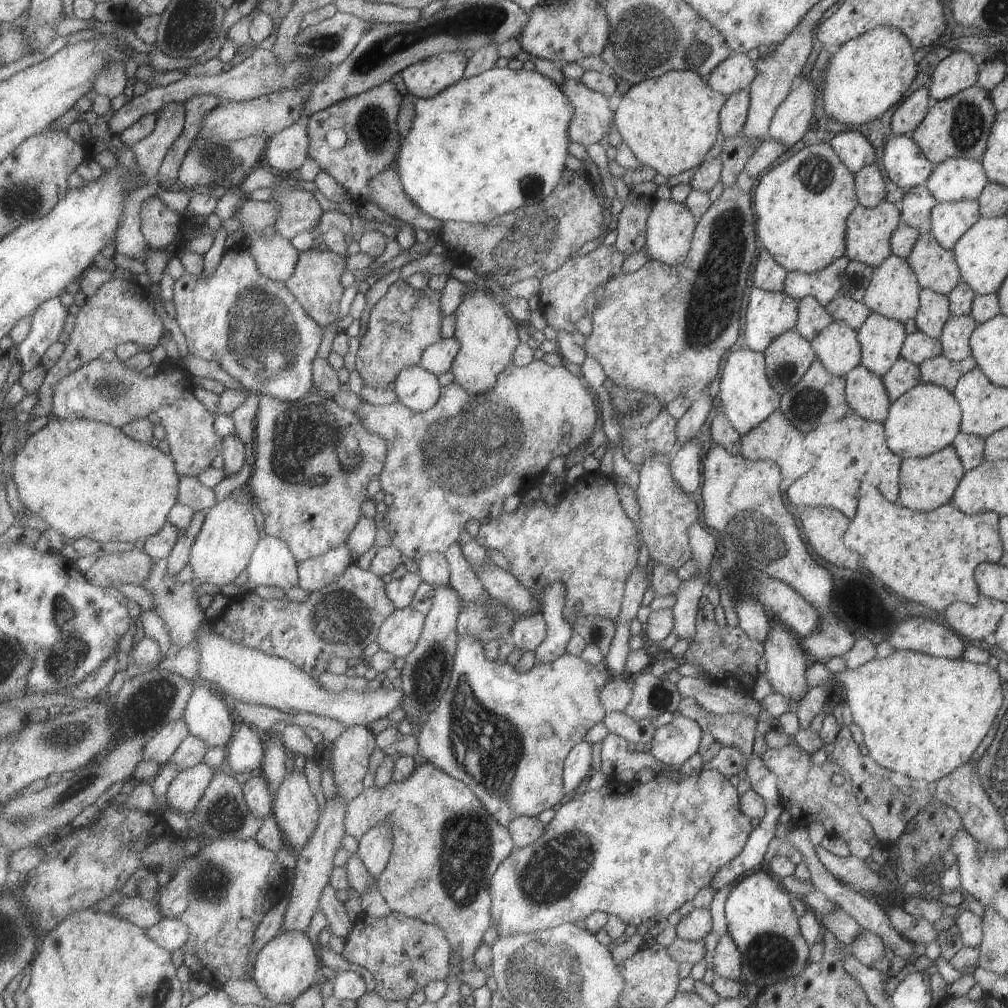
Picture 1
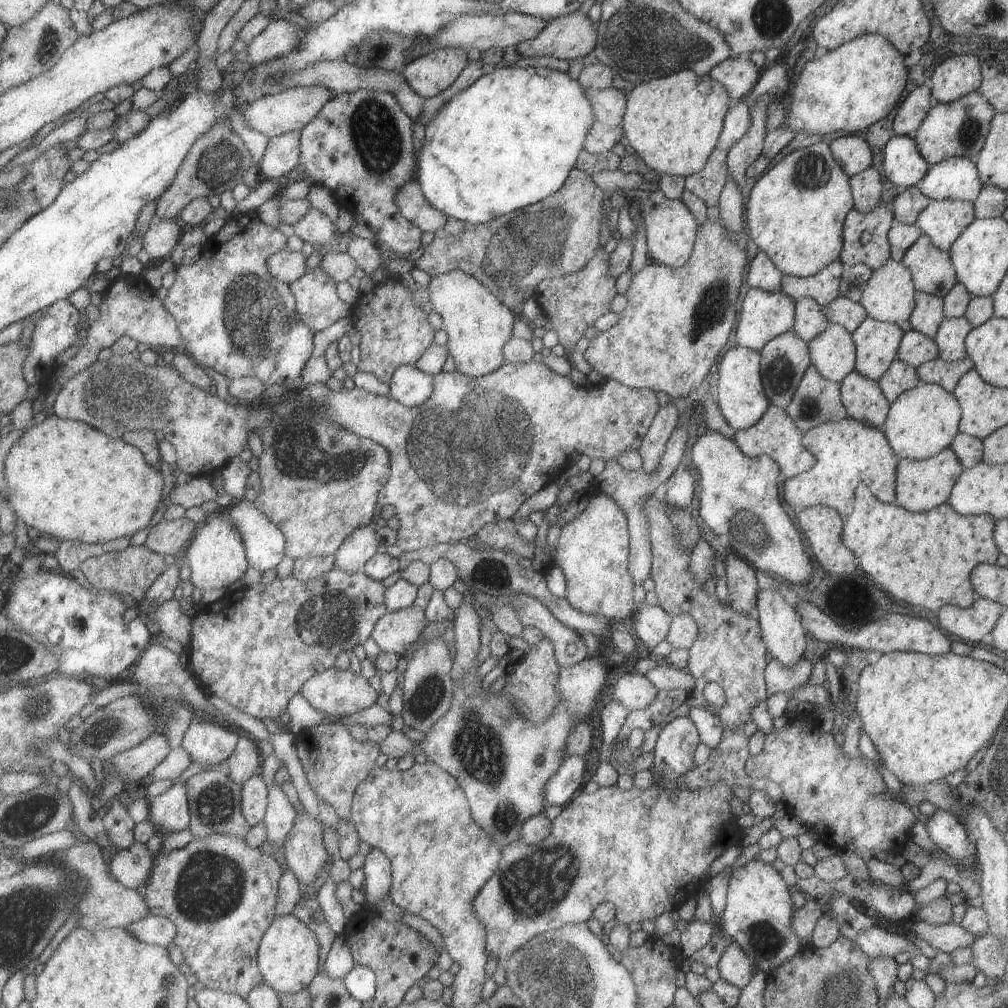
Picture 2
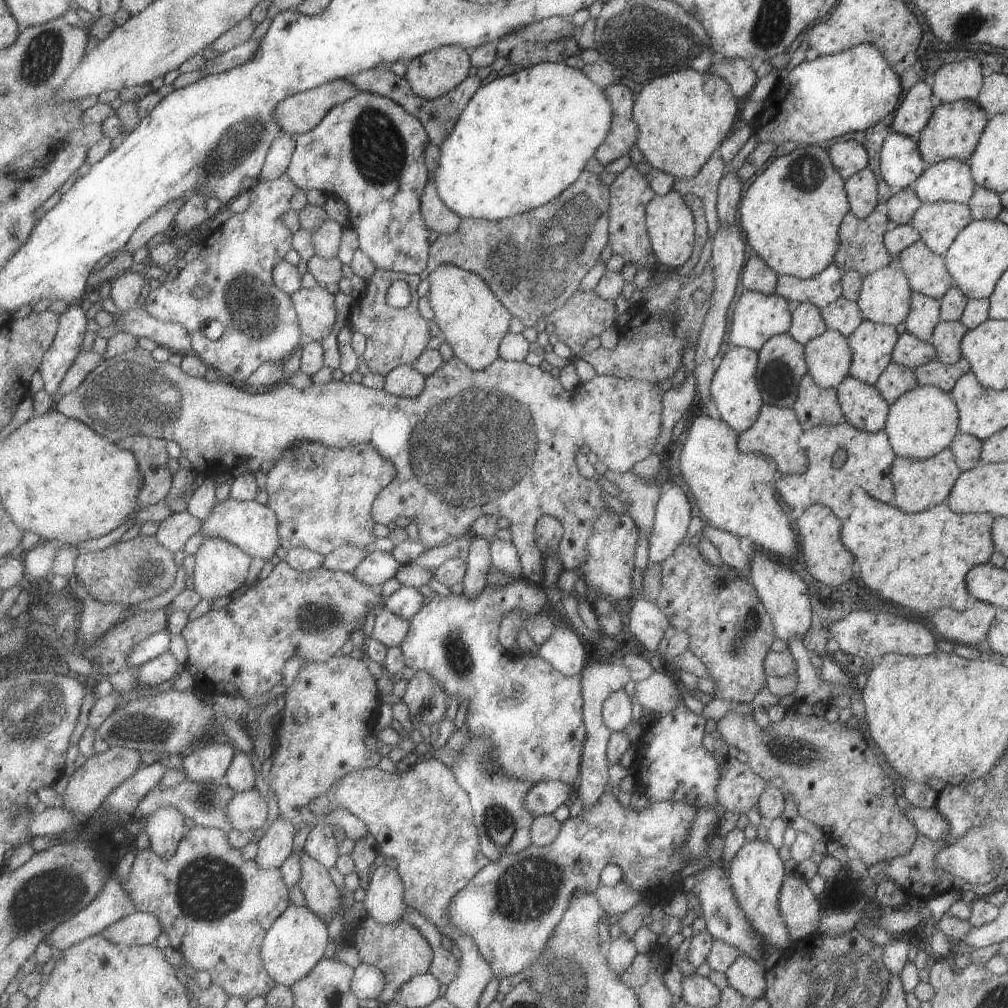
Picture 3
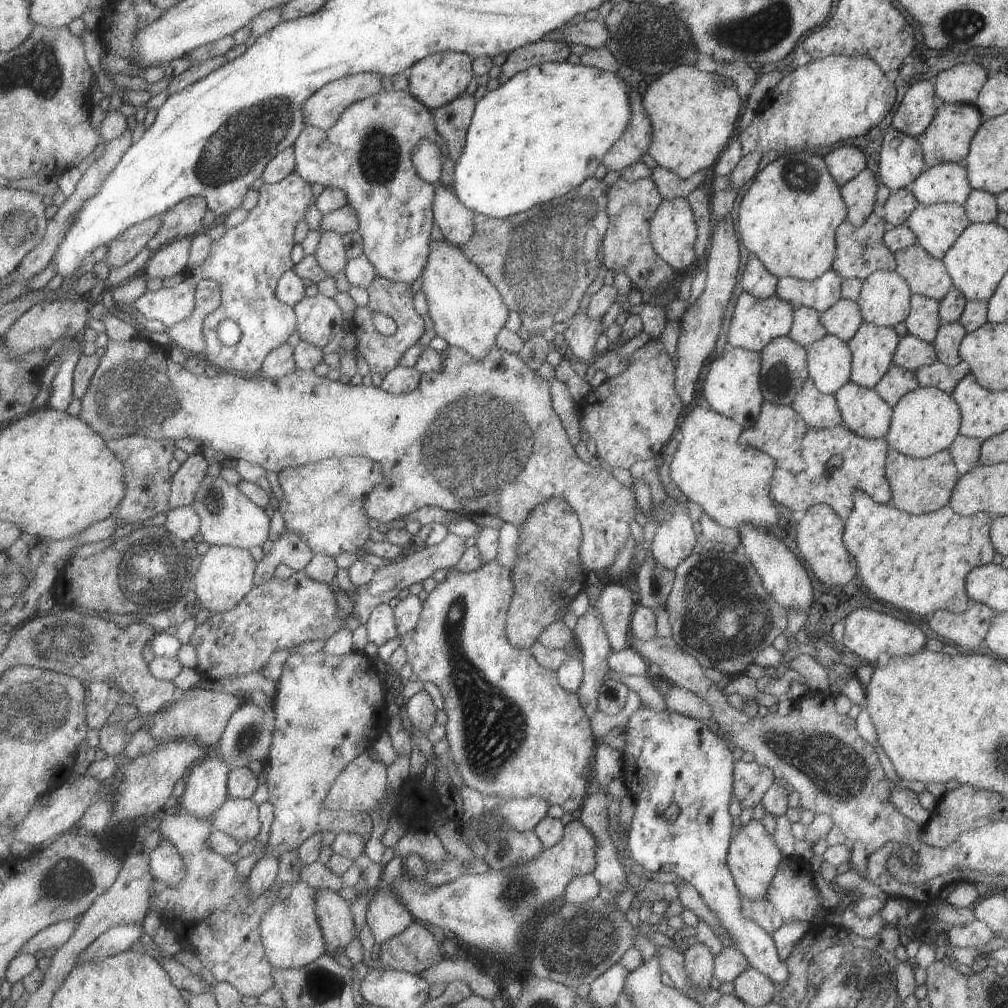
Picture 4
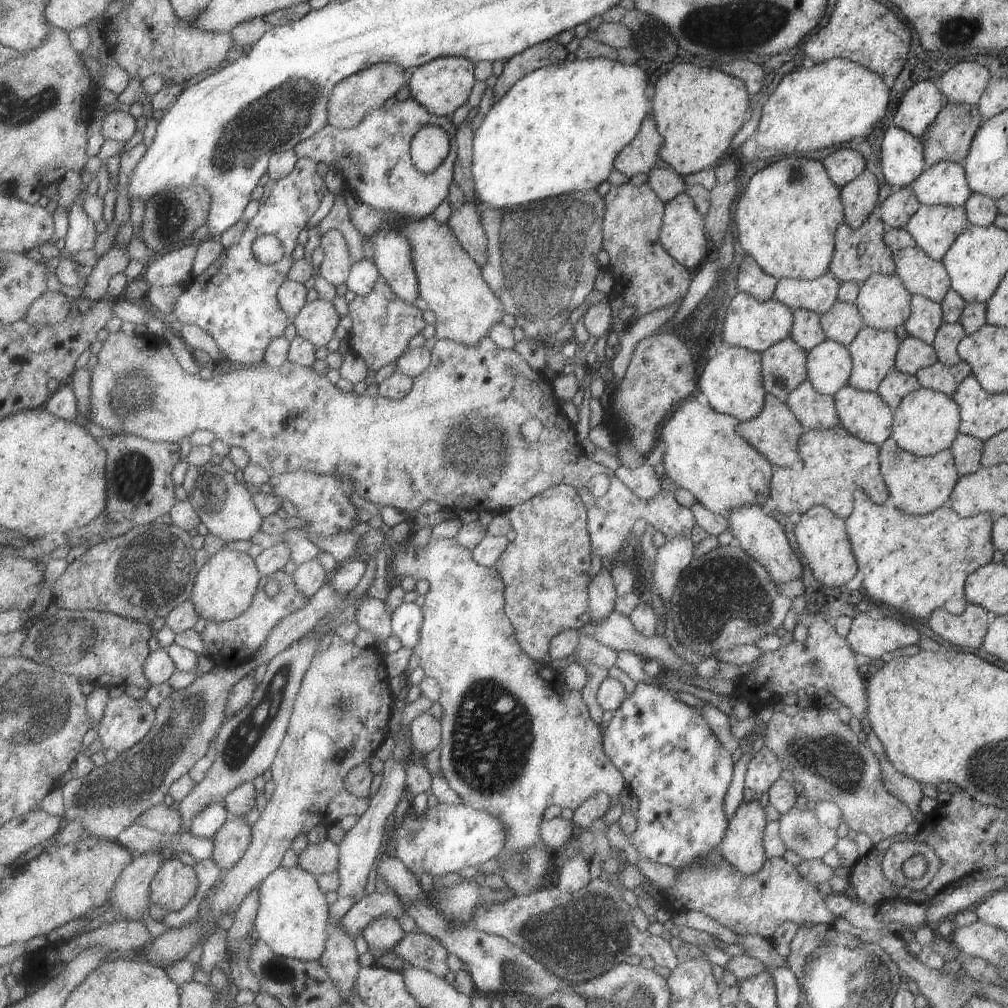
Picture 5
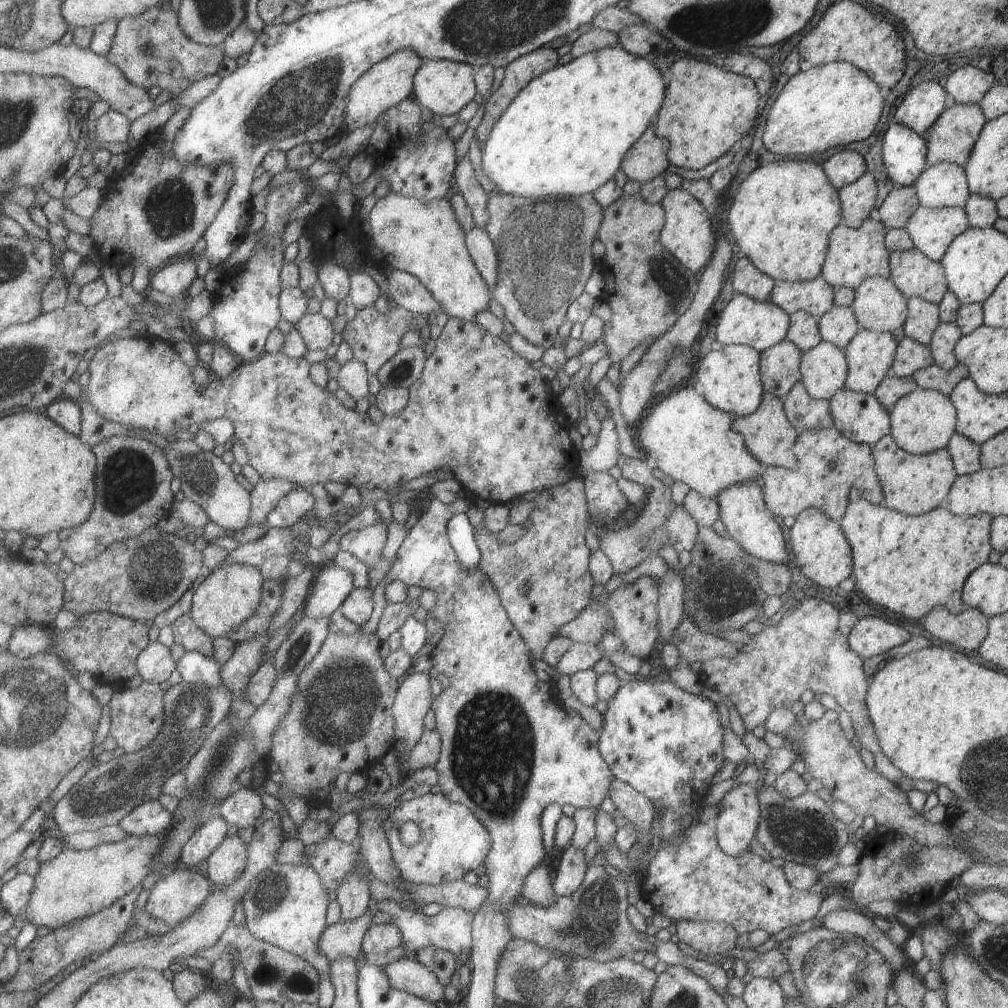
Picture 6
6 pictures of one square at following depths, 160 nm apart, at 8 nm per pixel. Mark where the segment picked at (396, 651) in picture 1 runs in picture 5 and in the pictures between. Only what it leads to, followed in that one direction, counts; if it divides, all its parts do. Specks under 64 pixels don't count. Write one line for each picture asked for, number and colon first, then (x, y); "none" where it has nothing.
2: (397, 630)
3: (390, 629)
4: (381, 626)
5: (372, 614)

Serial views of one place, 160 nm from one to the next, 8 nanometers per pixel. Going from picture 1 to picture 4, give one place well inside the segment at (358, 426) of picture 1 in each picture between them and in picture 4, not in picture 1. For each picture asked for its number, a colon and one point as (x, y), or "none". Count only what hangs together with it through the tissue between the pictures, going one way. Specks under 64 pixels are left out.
2: (320, 482)
3: (324, 499)
4: (324, 502)

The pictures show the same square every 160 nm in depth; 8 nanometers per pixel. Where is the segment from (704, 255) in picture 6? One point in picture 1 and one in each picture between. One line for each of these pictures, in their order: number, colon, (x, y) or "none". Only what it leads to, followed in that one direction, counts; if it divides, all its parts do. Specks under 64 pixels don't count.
1: (669, 226)
2: (670, 227)
3: (670, 224)
4: (672, 227)
5: (682, 235)

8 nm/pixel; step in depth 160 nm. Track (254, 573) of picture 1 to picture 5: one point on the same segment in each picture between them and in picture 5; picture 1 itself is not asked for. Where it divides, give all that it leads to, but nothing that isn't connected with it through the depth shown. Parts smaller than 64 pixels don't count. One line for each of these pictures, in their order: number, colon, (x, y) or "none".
2: (266, 544)
3: (254, 527)
4: (229, 517)
5: (227, 508)

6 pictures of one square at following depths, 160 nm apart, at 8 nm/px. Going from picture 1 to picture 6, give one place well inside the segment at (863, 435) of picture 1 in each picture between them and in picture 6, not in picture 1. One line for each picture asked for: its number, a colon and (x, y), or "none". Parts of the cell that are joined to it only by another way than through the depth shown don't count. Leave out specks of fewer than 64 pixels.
2: (846, 452)
3: (868, 459)
4: (862, 468)
5: (835, 463)
6: (828, 465)

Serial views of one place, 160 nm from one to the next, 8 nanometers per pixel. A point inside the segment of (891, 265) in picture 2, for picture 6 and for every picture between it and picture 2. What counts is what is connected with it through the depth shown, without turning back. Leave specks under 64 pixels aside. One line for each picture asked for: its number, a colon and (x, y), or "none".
3: (884, 296)
4: (884, 300)
5: (882, 301)
6: (877, 305)

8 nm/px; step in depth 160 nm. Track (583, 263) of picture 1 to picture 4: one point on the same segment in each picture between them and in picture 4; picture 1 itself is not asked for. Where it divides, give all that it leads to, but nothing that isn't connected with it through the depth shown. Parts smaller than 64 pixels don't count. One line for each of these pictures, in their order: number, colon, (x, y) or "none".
2: (572, 303)
3: (584, 315)
4: (582, 331)

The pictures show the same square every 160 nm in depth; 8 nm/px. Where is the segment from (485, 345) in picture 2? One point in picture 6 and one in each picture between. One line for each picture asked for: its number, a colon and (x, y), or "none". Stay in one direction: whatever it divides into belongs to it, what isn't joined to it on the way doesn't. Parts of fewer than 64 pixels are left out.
3: (473, 319)
4: (468, 310)
5: (452, 283)
6: (426, 239)

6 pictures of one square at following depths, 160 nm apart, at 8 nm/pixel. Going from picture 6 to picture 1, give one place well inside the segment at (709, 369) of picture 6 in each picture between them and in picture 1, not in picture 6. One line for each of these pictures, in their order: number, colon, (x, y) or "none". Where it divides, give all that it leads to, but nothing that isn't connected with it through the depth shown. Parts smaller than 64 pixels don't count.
1: (747, 398)
2: (740, 396)
3: (733, 389)
4: (731, 386)
5: (731, 379)

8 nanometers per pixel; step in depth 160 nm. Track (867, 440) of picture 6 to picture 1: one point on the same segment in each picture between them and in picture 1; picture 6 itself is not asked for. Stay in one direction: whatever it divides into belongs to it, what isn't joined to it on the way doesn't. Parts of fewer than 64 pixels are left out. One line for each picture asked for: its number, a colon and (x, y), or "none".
1: (866, 396)
2: (862, 398)
3: (862, 406)
4: (863, 412)
5: (863, 414)

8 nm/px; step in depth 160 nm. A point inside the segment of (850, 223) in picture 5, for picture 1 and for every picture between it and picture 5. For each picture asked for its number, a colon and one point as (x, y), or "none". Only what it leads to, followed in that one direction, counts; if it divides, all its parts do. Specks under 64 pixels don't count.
1: (868, 184)
2: (865, 186)
3: (861, 189)
4: (858, 194)

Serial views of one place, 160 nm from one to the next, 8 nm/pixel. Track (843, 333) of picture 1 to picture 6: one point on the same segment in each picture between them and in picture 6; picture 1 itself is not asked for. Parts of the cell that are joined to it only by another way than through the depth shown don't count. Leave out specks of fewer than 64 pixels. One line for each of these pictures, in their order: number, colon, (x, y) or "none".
2: (832, 352)
3: (828, 357)
4: (828, 359)
5: (828, 365)
6: (822, 368)

